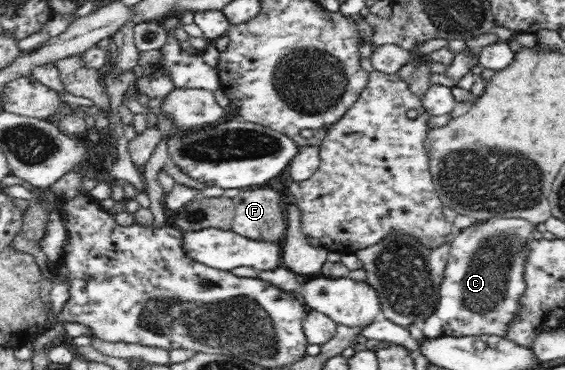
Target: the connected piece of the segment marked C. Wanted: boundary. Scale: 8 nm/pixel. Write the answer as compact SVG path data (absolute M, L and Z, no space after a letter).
M490 219L487 222L477 222L466 230L456 231L451 238L450 258L440 284L440 298L433 314L425 320L423 333L426 338L474 335L503 337L507 334L511 322L517 318L520 296L524 294L525 244L532 237L531 231L535 226L536 224L522 219Z

